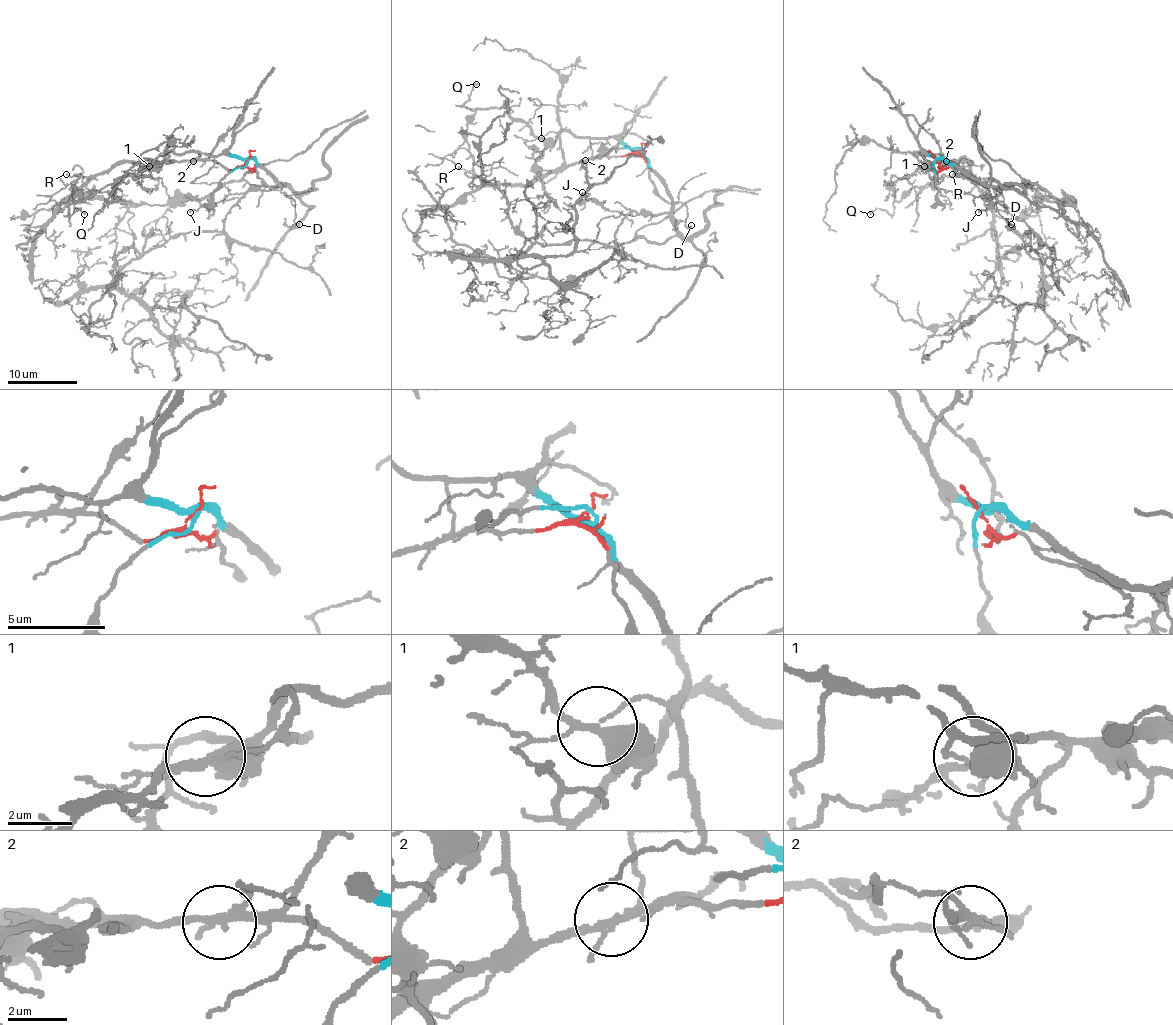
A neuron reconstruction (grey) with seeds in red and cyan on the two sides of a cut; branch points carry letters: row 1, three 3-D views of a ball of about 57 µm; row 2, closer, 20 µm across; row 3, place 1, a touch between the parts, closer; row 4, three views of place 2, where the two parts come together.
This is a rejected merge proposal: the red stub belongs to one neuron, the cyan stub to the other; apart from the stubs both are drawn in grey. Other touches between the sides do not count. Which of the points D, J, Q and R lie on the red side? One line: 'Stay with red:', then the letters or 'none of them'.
Stay with red: D, R

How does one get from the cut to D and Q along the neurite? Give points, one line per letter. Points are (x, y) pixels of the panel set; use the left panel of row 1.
D: (247, 159), (244, 164), (254, 168), (258, 177), (293, 199), (293, 225), (296, 227), (300, 224)
Q: (247, 159), (169, 152), (162, 161), (134, 175), (121, 175), (74, 203), (72, 213), (78, 208), (85, 213)

